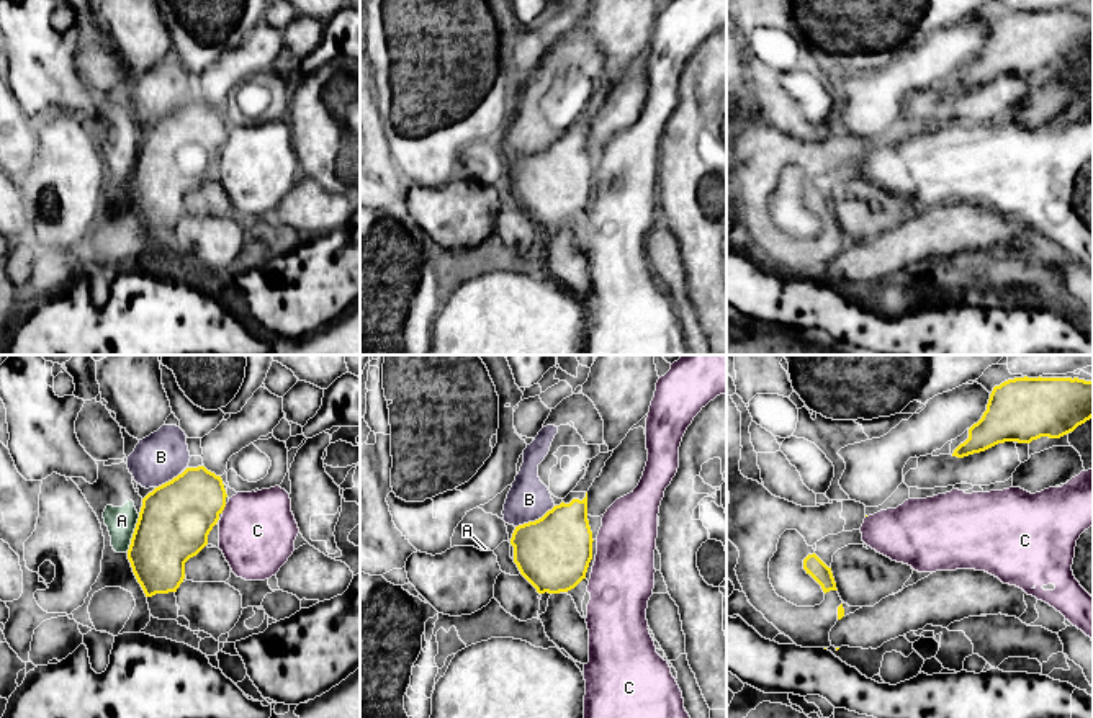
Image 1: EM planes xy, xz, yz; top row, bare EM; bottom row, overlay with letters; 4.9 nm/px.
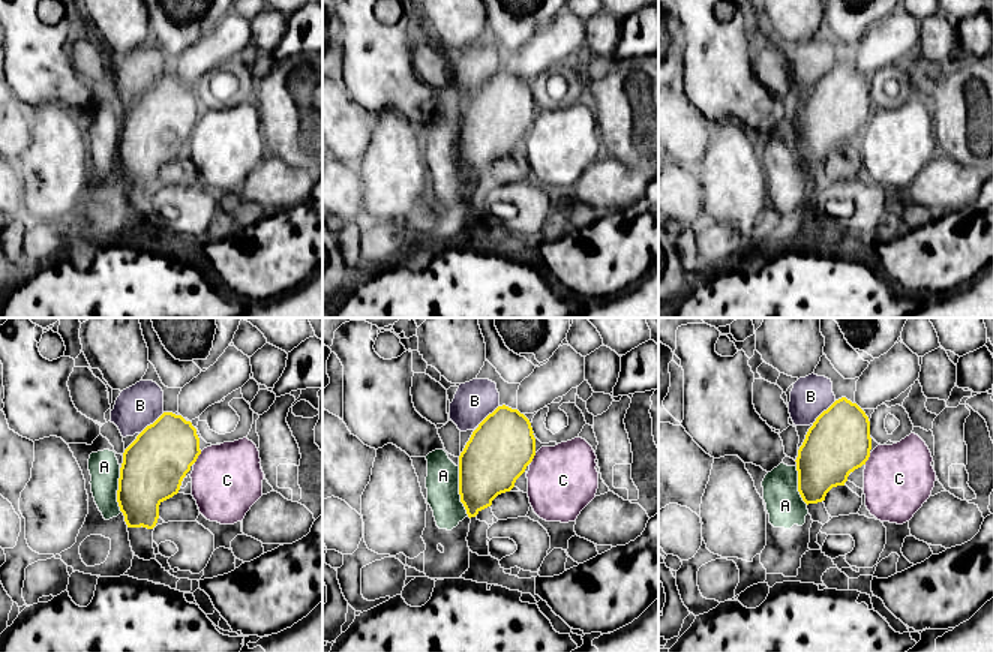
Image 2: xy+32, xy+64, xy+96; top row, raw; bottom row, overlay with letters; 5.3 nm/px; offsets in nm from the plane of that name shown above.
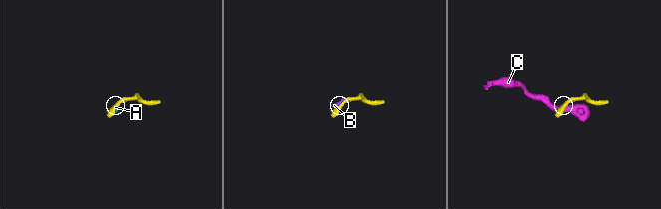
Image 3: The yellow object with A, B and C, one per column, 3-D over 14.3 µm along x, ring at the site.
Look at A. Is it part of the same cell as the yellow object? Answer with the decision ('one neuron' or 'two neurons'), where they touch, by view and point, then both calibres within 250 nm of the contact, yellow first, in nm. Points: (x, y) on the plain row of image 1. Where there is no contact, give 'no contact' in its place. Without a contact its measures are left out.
two neurons; meets yellow in xy at (134, 166); 360 nm thick on the yellow side, 140 nm on the other

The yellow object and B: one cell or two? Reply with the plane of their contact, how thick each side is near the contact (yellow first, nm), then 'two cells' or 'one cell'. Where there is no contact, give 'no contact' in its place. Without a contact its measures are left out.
xz | 360/220 nm | two cells

